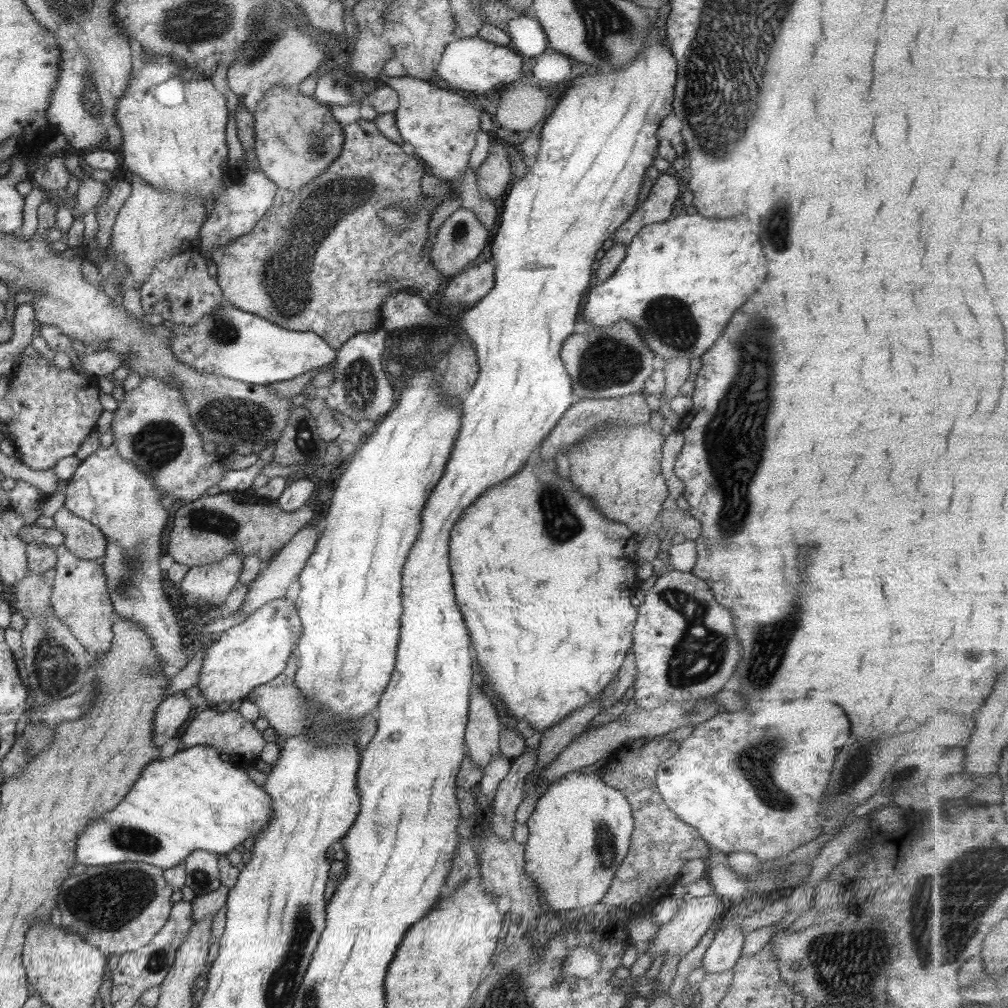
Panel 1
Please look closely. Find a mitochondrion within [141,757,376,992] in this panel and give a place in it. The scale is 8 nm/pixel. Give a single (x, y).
(156, 963)

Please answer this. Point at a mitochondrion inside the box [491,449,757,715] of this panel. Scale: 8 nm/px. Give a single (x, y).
(699, 655)

